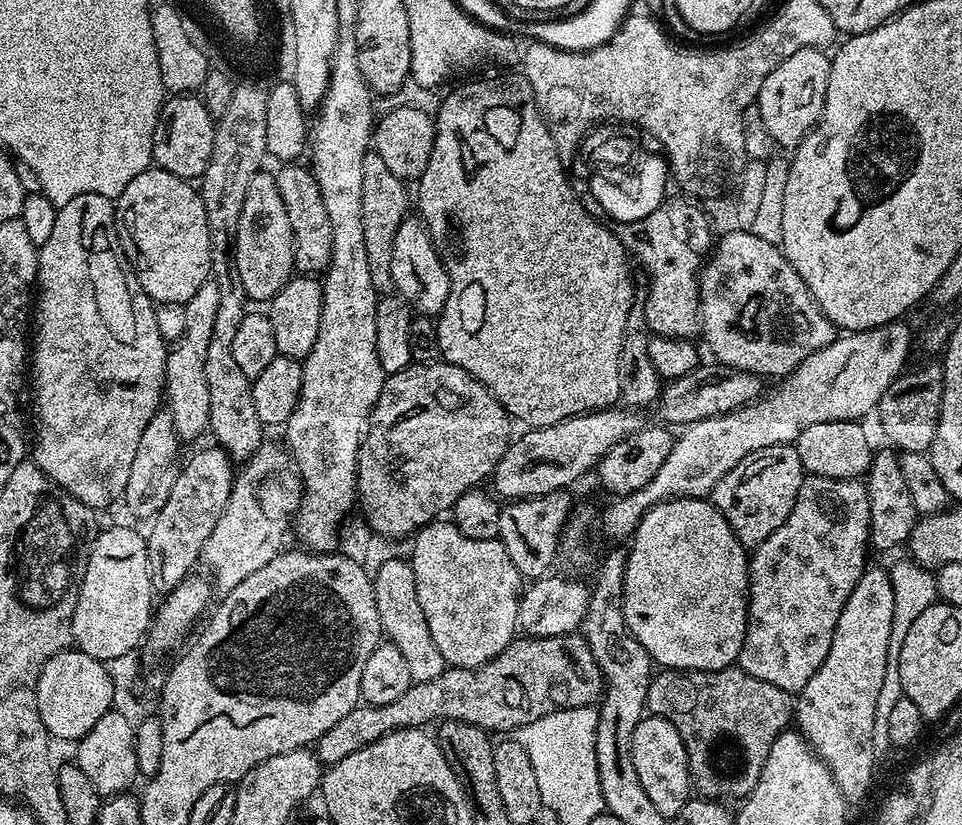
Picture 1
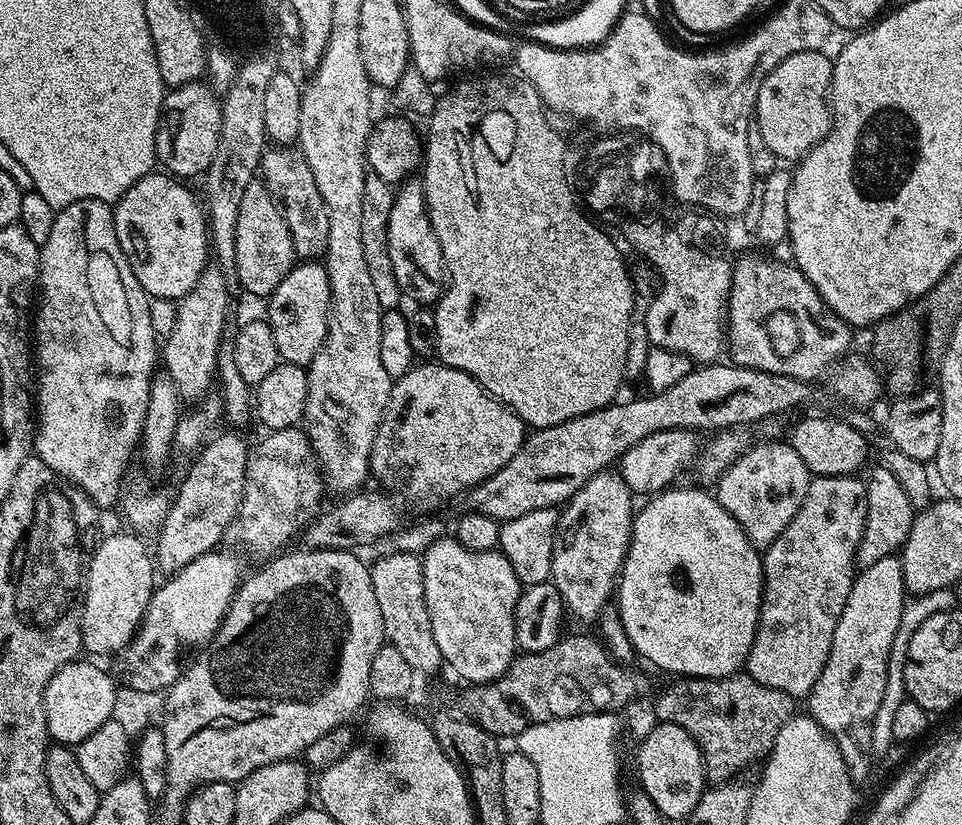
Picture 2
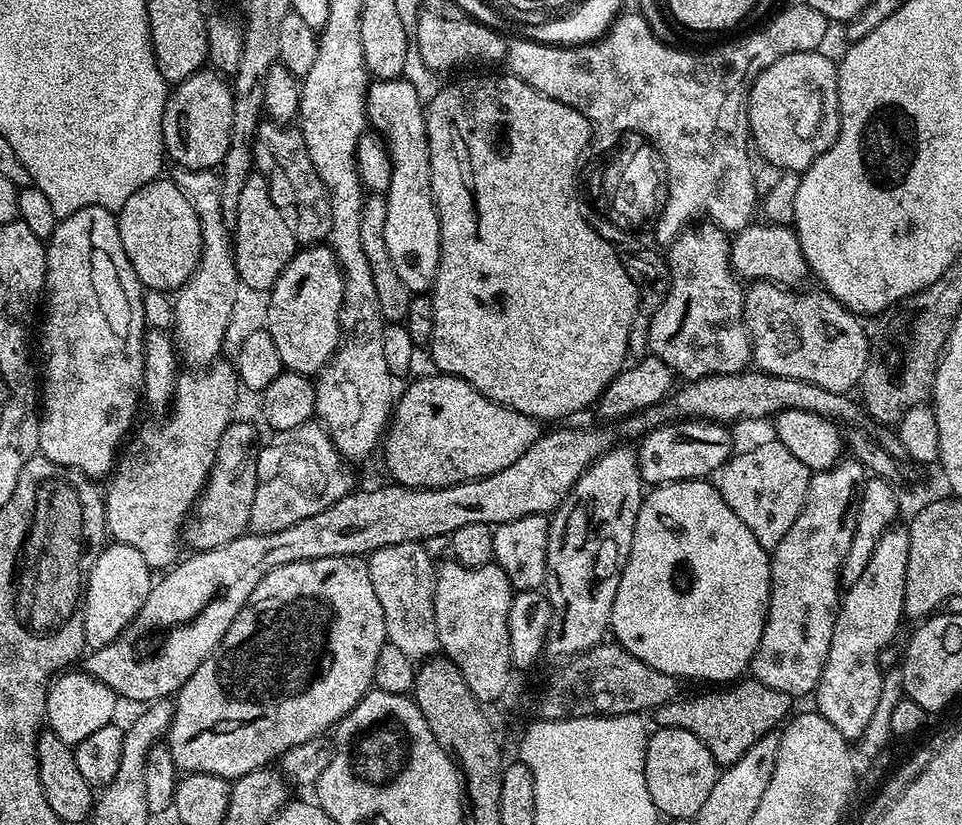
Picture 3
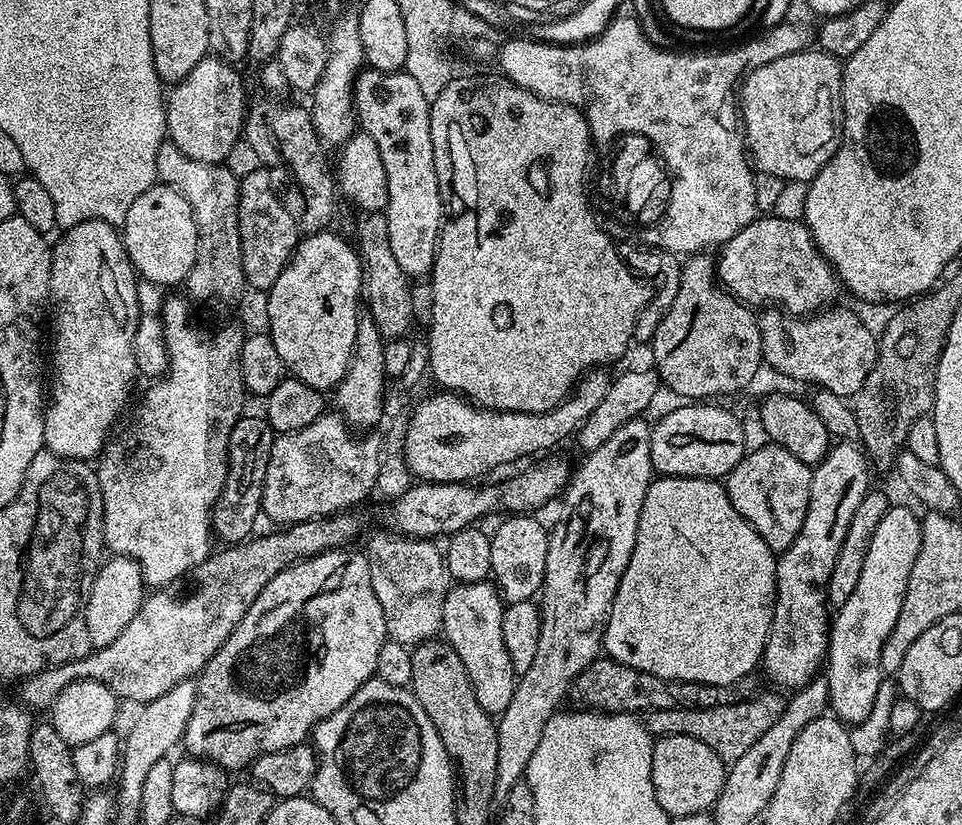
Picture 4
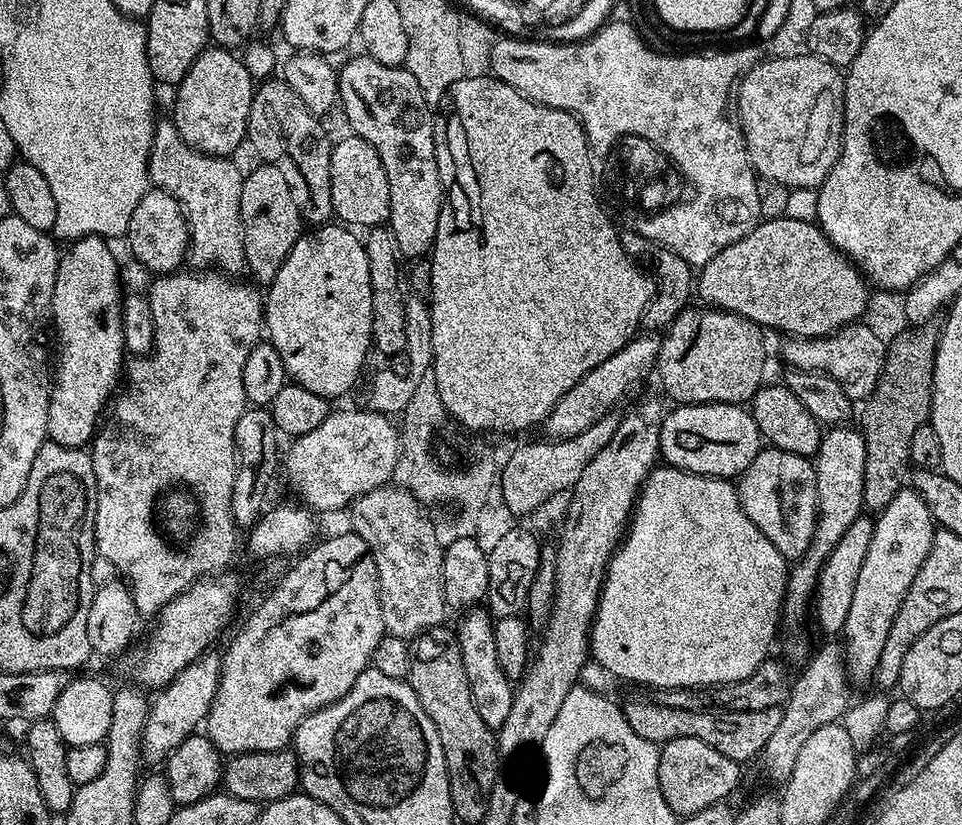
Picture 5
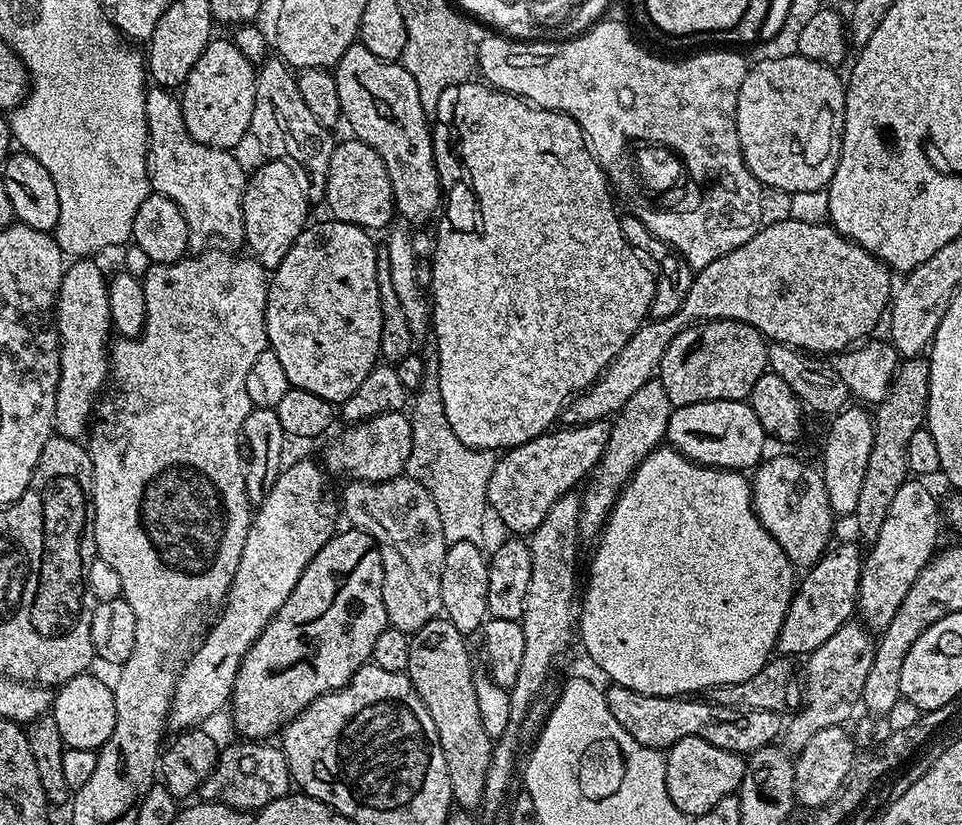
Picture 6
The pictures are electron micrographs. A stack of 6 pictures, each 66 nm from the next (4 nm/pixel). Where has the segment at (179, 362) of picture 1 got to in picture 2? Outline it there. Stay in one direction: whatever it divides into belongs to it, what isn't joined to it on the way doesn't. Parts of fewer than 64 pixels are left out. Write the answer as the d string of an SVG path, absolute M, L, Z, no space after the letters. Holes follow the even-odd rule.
M209 266L176 305L177 321L173 330L162 340L162 366L174 382L181 401L200 400L211 384L213 387L216 358L220 341L226 334L224 322L228 318L228 303L232 295L220 267Z

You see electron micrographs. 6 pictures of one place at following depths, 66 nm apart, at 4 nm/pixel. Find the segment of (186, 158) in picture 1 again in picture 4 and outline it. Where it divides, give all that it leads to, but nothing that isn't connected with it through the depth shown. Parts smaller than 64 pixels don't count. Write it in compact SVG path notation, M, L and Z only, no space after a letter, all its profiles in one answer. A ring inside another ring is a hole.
M209 54L202 62L198 62L198 66L194 66L194 70L190 70L185 80L181 80L167 93L167 139L178 146L186 158L194 158L194 162L223 164L235 150L236 143L241 143L246 103L244 80L236 71L233 65Z

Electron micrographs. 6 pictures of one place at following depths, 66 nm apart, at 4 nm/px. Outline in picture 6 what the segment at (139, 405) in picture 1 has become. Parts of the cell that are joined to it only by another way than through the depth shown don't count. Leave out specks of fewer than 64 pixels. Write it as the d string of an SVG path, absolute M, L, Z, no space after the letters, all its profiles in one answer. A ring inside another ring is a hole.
M76 258L71 261L64 269L64 277L60 283L60 295L56 298L56 326L60 330L60 381L58 382L58 394L56 395L56 409L54 410L55 435L65 436L71 440L80 440L81 437L89 431L90 421L94 416L94 405L97 403L98 397L101 395L100 387L105 387L106 381L110 376L110 339L108 335L113 335L112 318L110 316L110 298L108 297L108 282L106 272L96 265L97 261L92 258Z

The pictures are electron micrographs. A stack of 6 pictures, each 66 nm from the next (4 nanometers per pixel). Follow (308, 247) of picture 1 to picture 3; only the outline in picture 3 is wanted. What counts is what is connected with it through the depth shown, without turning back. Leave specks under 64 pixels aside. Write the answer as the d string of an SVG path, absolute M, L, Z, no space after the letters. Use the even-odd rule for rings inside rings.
M262 122L256 131L256 141L252 143L252 159L259 175L268 180L270 198L274 206L286 218L286 226L294 234L297 245L320 246L330 234L330 198L302 138L299 127L275 122Z

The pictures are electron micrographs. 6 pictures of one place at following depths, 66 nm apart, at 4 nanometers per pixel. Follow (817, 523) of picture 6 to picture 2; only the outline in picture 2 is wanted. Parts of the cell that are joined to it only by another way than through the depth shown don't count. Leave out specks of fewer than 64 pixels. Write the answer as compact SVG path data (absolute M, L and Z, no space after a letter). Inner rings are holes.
M791 443L760 444L757 448L741 451L735 462L725 470L714 488L714 495L758 550L769 548L790 526L794 514L802 506L814 479L806 462L798 458Z

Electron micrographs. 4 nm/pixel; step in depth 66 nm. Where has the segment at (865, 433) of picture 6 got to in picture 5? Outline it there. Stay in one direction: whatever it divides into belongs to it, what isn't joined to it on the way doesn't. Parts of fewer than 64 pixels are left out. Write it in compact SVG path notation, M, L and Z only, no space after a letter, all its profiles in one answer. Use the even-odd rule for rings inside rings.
M832 426L821 435L820 445L814 457L816 466L816 529L814 538L806 550L806 554L791 565L788 573L788 585L784 591L784 611L782 613L783 631L788 631L788 648L792 652L800 652L804 648L804 636L800 631L804 623L809 623L810 609L814 604L818 574L834 546L838 546L838 538L850 530L854 518L862 514L864 508L864 475L866 474L866 442L860 431L852 426Z

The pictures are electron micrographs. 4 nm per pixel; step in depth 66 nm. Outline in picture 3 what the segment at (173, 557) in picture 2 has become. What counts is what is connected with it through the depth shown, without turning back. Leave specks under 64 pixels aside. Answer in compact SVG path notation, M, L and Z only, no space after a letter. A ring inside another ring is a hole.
M237 419L228 425L222 434L216 451L216 461L212 473L208 475L208 483L196 501L186 521L186 544L189 549L205 552L214 546L226 546L226 542L234 542L234 538L245 535L249 531L252 519L250 510L254 506L254 490L256 489L256 428L246 421Z

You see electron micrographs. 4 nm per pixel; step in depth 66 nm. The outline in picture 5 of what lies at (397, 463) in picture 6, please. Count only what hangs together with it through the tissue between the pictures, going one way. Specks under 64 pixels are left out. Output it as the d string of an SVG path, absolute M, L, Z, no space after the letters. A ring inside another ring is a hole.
M352 408L349 412L329 411L328 416L310 434L302 434L291 441L292 449L288 457L283 457L282 468L288 471L288 484L297 492L299 503L309 509L320 512L336 512L339 508L347 509L353 500L370 490L385 487L394 474L395 463L400 452L400 433L395 423L391 424L387 415Z

